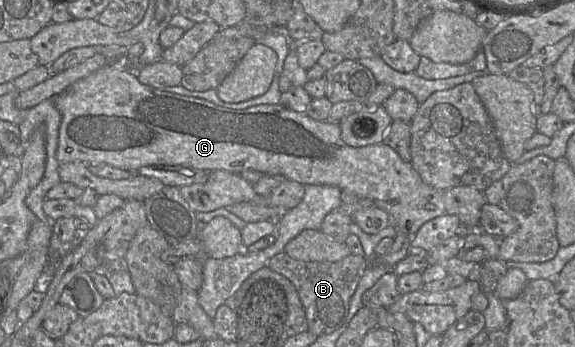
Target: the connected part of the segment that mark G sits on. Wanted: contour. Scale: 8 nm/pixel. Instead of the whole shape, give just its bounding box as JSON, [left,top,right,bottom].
[54,63,446,241]

